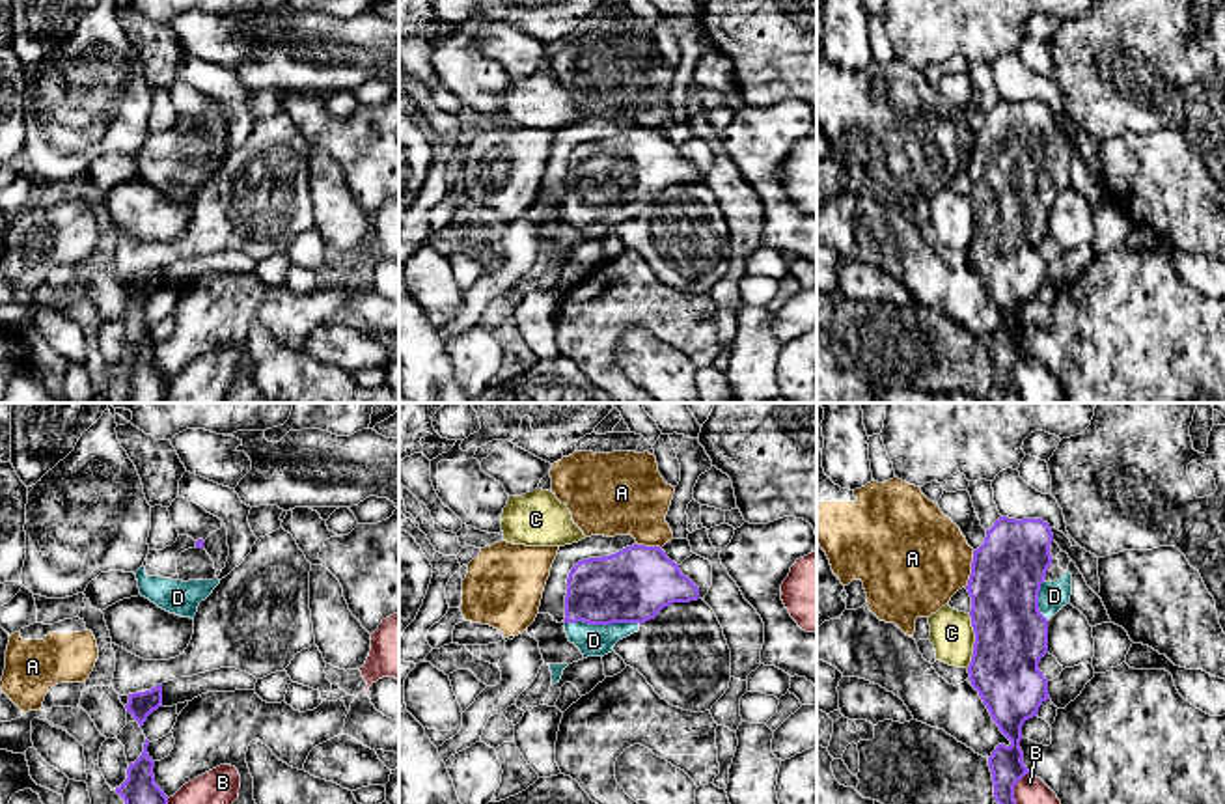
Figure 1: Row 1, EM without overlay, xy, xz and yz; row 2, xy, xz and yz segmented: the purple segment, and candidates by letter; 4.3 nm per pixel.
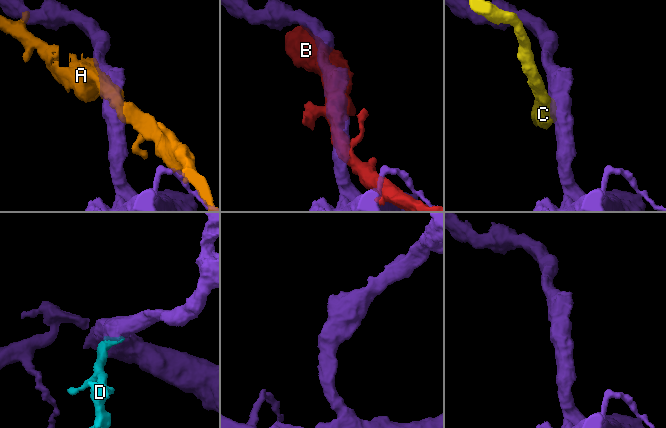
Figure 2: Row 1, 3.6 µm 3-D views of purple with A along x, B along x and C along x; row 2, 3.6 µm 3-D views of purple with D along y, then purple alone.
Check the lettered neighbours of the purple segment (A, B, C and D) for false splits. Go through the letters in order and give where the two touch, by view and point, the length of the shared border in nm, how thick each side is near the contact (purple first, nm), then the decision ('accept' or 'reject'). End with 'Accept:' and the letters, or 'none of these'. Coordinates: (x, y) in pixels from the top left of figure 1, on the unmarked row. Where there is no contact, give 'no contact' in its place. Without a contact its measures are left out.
A: contact yz (972, 152); length 170 nm; calibres 320 and 440 nm; reject
B: contact yz (1013, 375); length 180 nm; calibres 150 and 200 nm; reject
C: contact yz (976, 222); length 240 nm; calibres 320 and 190 nm; reject
D: contact xz (603, 206); length 320 nm; calibres 320 and 140 nm; accept
Accept: D

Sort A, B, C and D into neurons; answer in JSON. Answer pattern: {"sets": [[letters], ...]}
{"sets": [["A"], ["B"], ["C"], ["D"]]}

